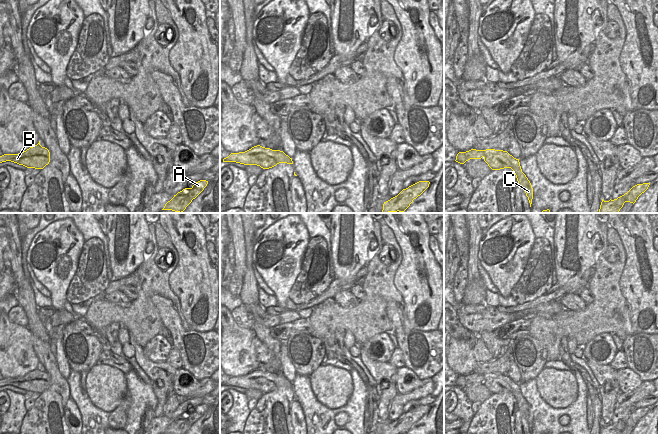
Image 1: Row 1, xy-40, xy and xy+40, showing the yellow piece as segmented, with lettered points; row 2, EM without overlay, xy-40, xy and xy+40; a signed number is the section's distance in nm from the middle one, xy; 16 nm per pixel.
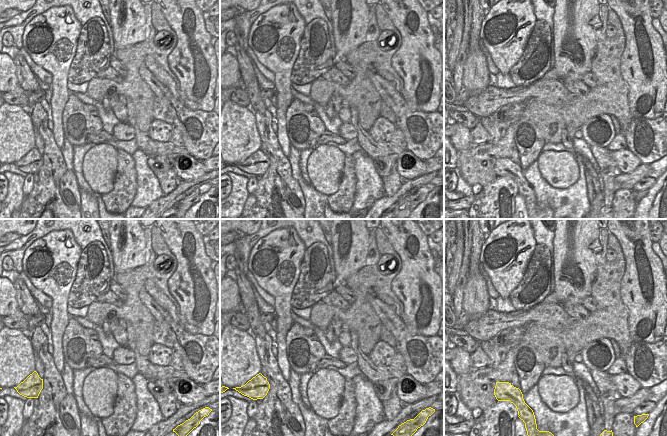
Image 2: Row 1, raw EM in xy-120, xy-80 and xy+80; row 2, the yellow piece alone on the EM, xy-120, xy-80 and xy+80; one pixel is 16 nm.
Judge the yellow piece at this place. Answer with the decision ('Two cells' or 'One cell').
One cell

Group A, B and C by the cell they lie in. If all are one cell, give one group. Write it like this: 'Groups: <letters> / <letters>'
Groups: A B C

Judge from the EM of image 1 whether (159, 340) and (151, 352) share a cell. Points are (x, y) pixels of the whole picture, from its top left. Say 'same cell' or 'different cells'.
same cell

